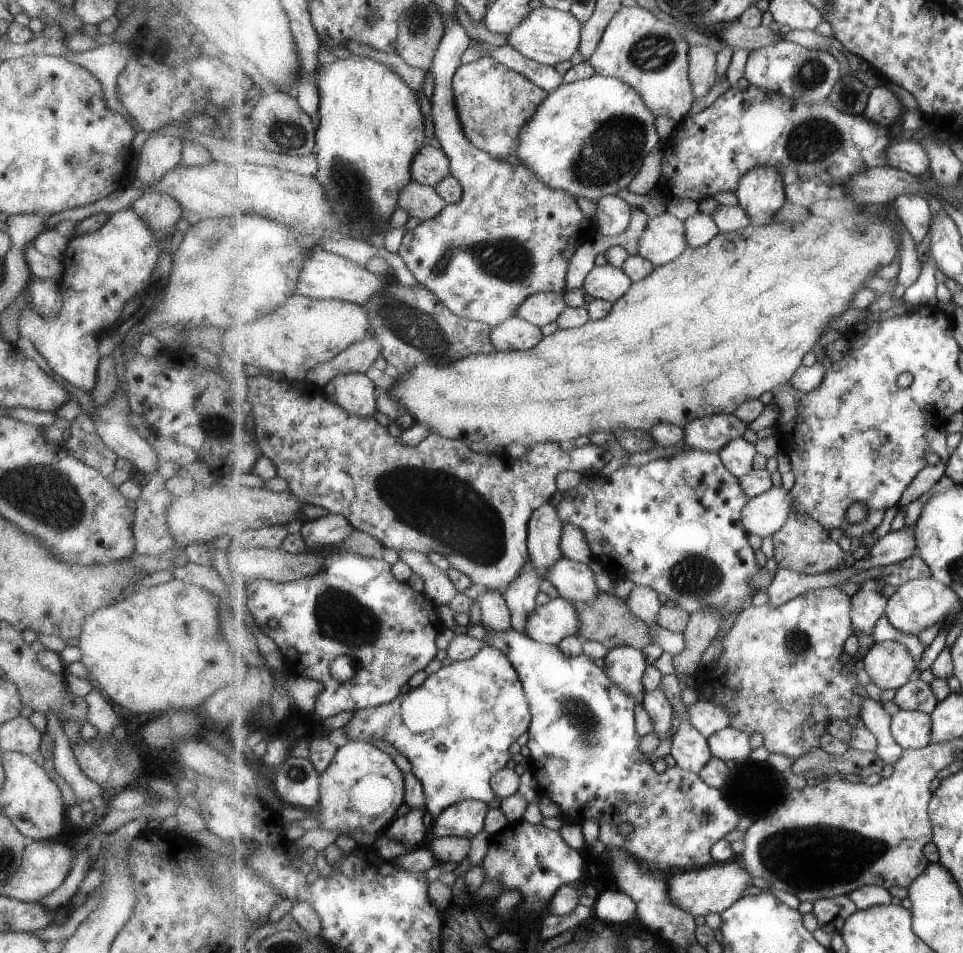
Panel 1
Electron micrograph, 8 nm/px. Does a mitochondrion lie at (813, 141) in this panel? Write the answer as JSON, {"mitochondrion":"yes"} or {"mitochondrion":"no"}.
{"mitochondrion":"yes"}

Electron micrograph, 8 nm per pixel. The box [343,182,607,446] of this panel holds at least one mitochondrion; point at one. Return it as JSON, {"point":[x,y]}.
{"point":[508,260]}

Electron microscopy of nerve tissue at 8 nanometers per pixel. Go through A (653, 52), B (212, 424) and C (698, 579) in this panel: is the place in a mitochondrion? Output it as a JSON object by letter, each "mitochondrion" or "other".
{"A":"mitochondrion","B":"mitochondrion","C":"mitochondrion"}

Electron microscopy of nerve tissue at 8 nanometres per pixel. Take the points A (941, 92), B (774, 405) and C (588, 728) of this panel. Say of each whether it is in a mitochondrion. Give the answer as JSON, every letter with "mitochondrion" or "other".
{"A":"other","B":"other","C":"mitochondrion"}

